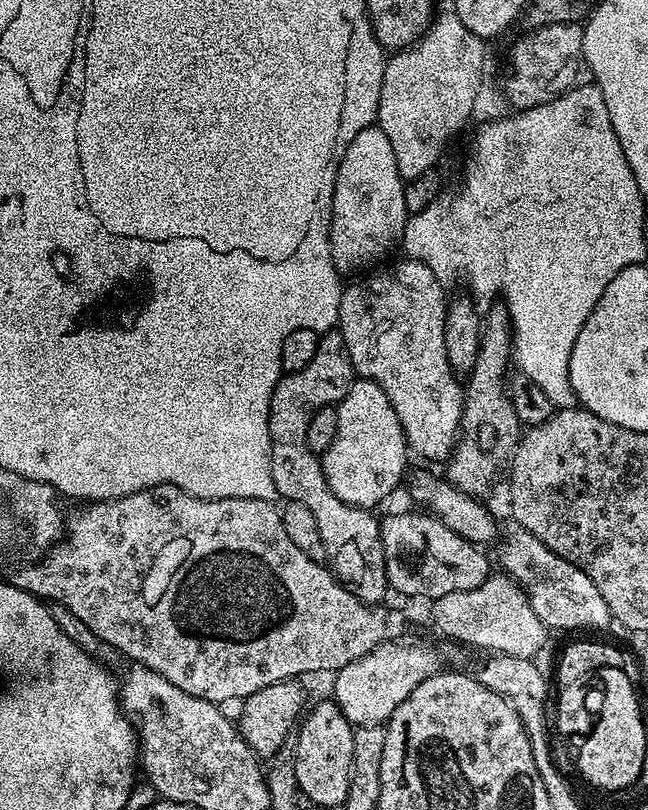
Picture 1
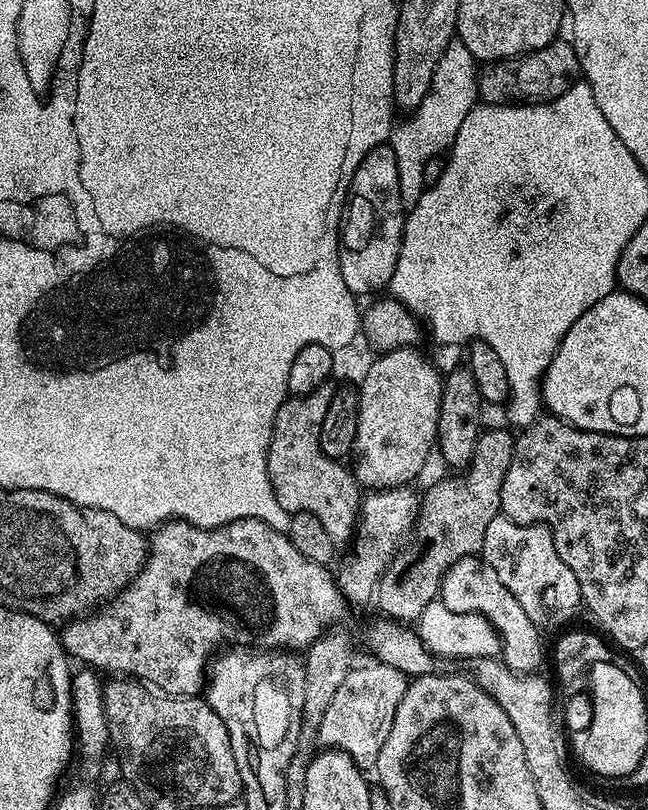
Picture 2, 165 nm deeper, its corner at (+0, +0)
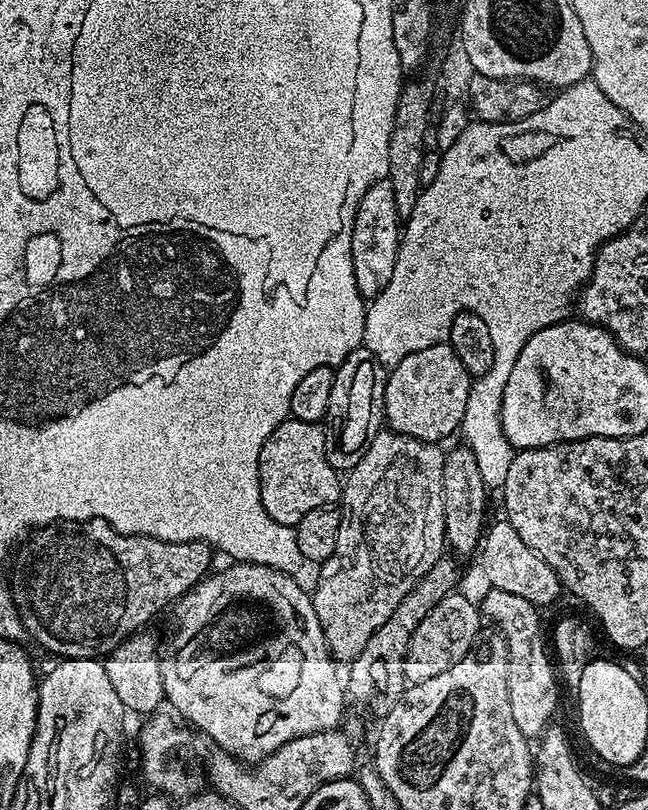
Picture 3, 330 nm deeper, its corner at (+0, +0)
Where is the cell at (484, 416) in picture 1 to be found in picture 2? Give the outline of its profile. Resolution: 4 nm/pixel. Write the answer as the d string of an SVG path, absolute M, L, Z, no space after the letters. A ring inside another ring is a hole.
M506 429L481 431L467 468L459 474L448 474L452 476L438 481L428 493L420 496L420 510L406 540L412 548L397 551L374 593L374 601L384 611L381 613L385 617L420 617L422 610L439 597L440 583L448 567L464 556L480 553L482 538L486 538L486 526L501 515L500 491L515 449L513 433Z

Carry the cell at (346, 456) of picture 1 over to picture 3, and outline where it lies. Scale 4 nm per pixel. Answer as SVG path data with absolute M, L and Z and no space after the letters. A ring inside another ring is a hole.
M448 342L417 347L402 362L391 365L384 381L384 418L393 432L440 444L459 429L466 414L468 395L474 391L474 380L458 360Z

